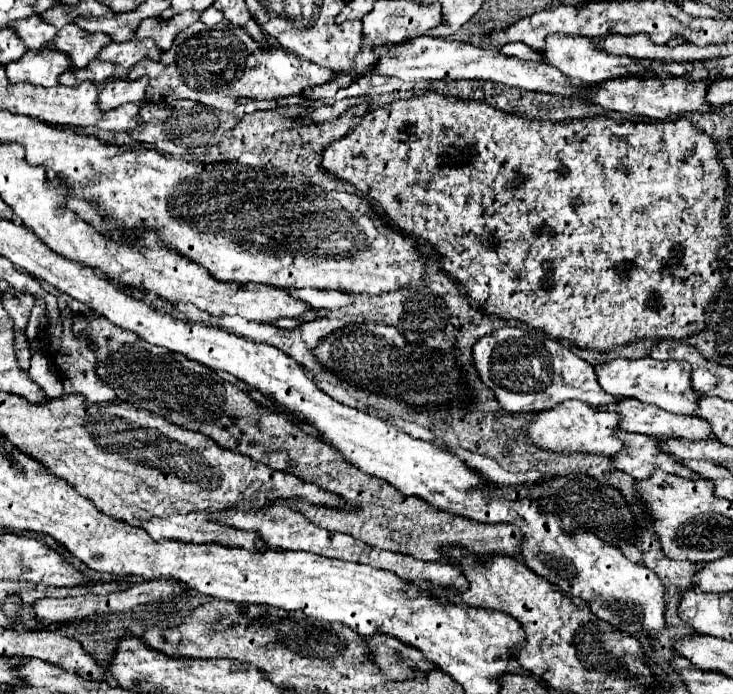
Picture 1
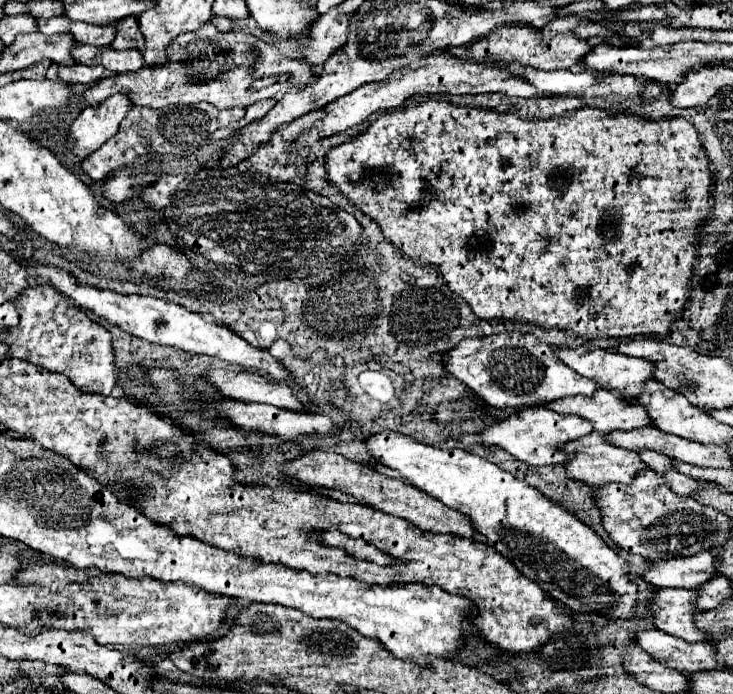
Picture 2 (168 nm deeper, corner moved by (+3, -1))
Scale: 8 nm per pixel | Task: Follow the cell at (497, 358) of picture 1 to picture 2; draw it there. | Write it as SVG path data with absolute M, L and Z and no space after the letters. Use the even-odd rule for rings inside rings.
M520 331L462 339L456 347L442 355L442 365L480 399L490 403L490 407L520 407L522 403L532 407L566 395L592 395L596 391L596 381L570 371L570 367L566 367L554 351L550 351L550 345Z

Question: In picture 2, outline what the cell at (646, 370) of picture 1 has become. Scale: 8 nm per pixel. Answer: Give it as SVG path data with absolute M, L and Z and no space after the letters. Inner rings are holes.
M552 347L552 351L570 369L574 369L576 373L580 373L584 377L594 379L602 389L612 391L612 393L630 391L630 395L638 395L638 391L642 391L642 385L646 383L646 379L652 379L652 365L646 363L644 359L630 359L626 355L618 355L618 353L606 351L606 349L586 349L586 347L578 347L578 349Z

